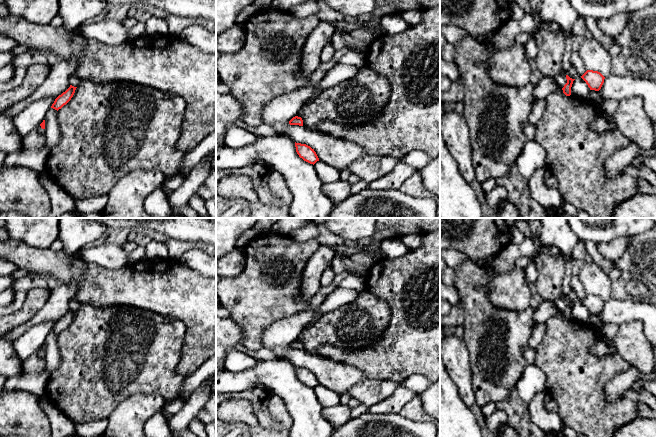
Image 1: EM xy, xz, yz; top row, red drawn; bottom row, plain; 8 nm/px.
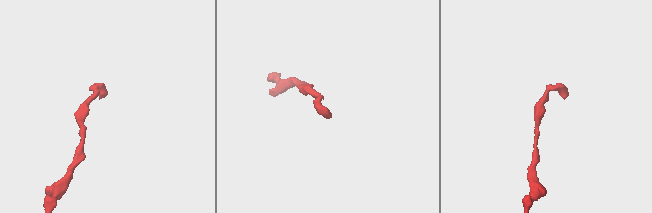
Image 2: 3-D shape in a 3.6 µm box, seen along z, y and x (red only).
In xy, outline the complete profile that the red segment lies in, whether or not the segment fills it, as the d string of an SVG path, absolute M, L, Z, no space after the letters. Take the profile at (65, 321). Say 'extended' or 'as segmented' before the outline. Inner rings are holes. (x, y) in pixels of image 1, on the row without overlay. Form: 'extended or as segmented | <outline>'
extended | M76 298L72 299L69 303L70 311L55 323L51 332L58 335L66 329L73 321L75 314L80 309L81 305L82 304Z

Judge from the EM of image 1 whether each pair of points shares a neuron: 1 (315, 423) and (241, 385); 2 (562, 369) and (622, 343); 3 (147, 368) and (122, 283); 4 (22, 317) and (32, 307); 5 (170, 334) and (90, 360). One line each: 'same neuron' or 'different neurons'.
1: same neuron
2: different neurons
3: different neurons
4: same neuron
5: same neuron

